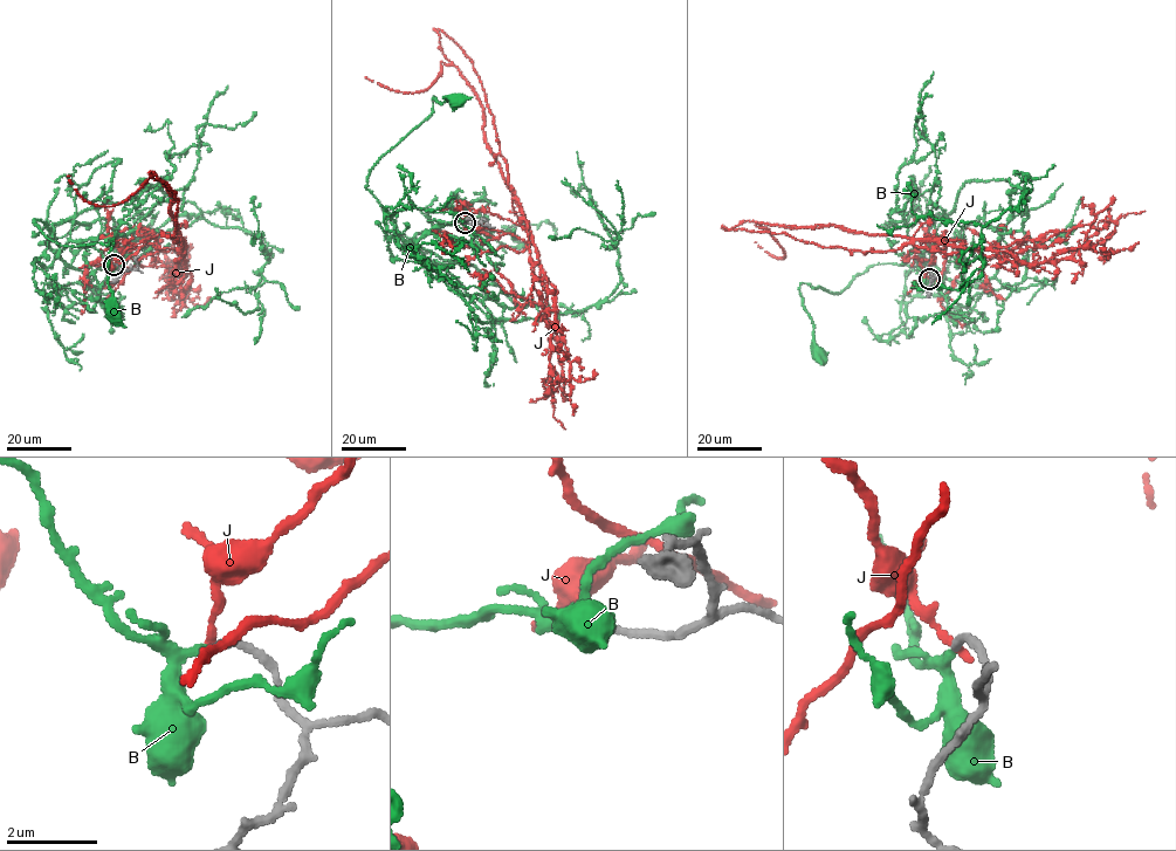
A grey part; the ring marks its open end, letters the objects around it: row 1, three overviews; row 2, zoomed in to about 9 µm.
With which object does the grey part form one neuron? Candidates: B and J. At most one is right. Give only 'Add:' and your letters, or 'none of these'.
Add: B

